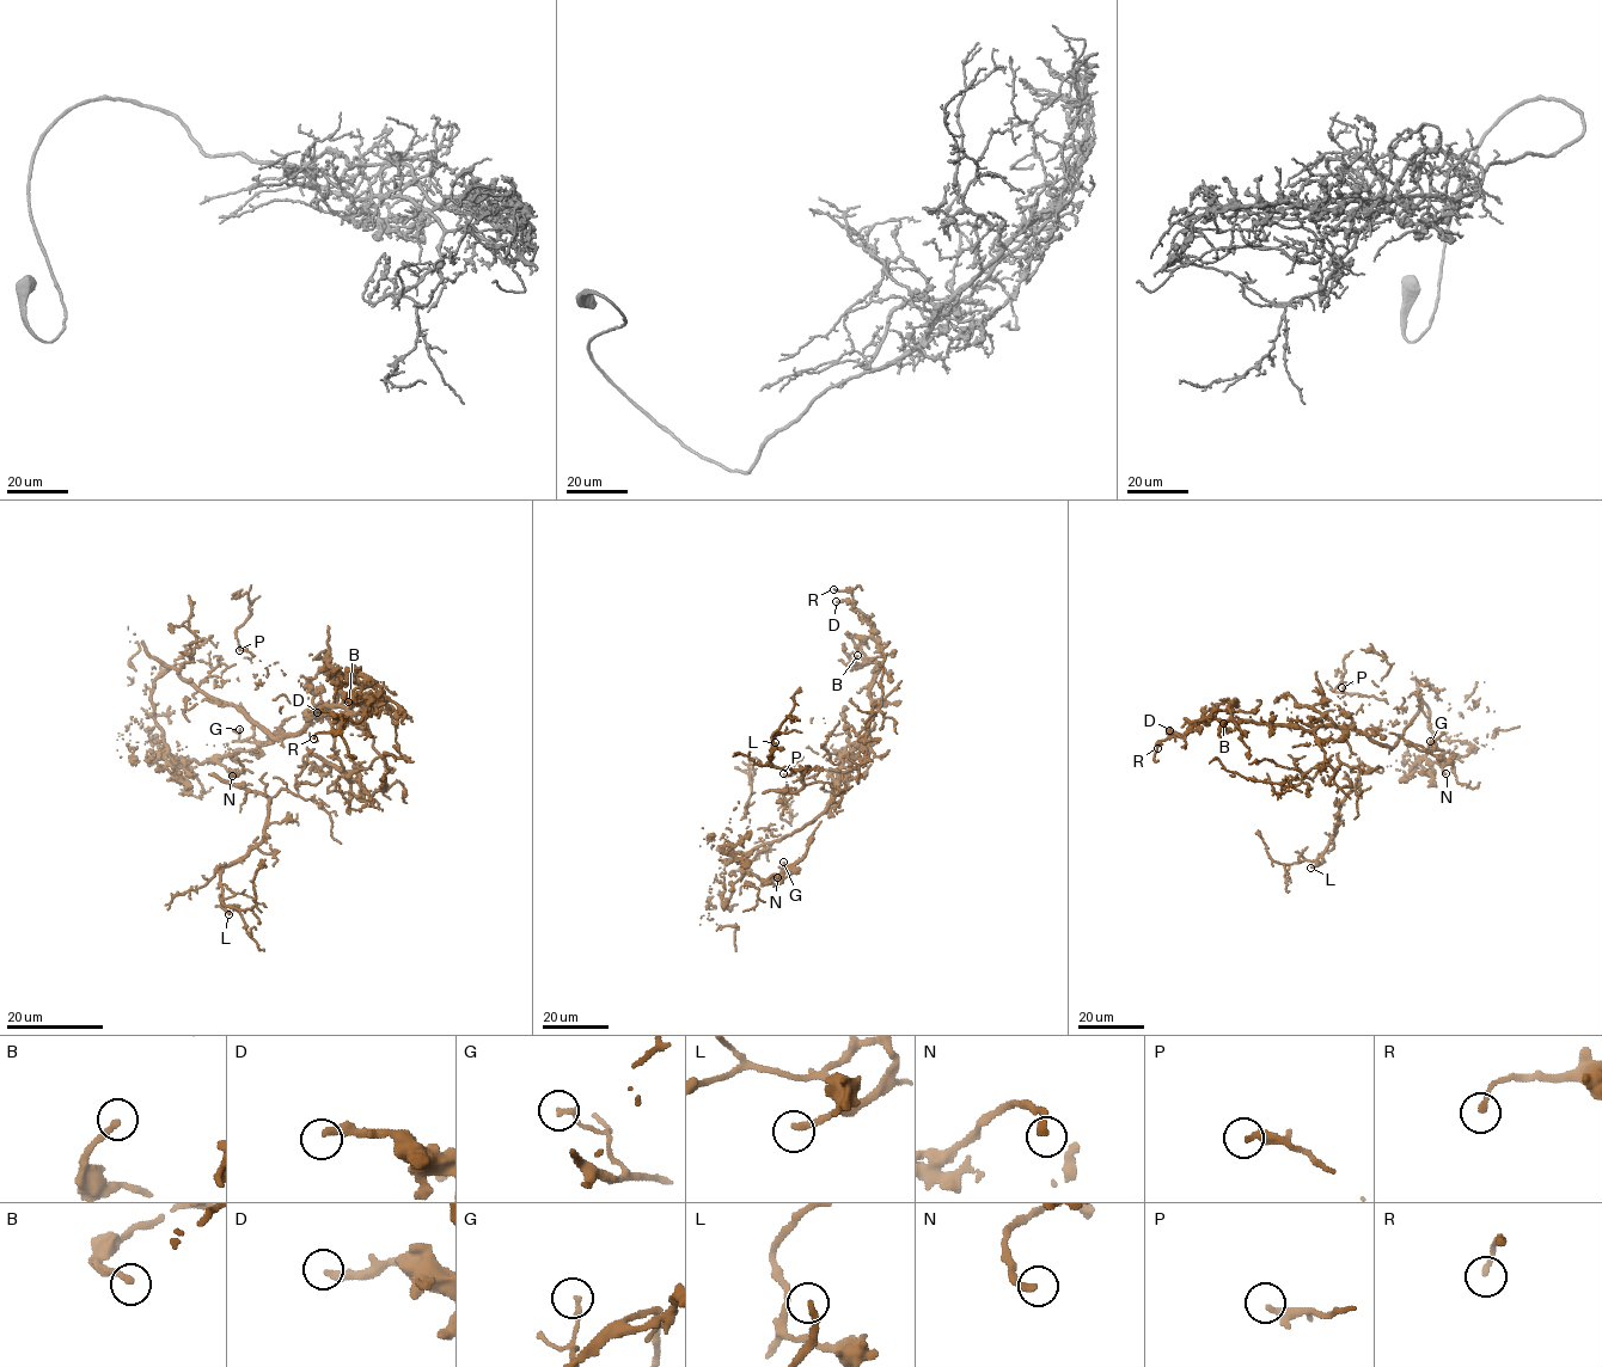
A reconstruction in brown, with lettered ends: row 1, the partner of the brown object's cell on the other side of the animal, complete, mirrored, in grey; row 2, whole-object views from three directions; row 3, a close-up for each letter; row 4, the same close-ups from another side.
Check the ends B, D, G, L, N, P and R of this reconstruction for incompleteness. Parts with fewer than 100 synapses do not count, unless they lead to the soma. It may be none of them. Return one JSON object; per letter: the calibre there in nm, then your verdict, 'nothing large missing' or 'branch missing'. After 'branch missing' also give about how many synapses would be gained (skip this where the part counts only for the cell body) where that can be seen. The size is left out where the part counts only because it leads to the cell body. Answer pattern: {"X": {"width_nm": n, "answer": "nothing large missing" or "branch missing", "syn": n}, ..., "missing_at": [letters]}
{"B": {"width_nm": 240, "answer": "nothing large missing"}, "D": {"width_nm": 280, "answer": "nothing large missing"}, "G": {"width_nm": 170, "answer": "nothing large missing"}, "L": {"width_nm": 240, "answer": "branch missing", "syn": 100}, "N": {"width_nm": 240, "answer": "nothing large missing"}, "P": {"width_nm": 320, "answer": "nothing large missing"}, "R": {"width_nm": 180, "answer": "nothing large missing"}, "missing_at": ["L"]}

